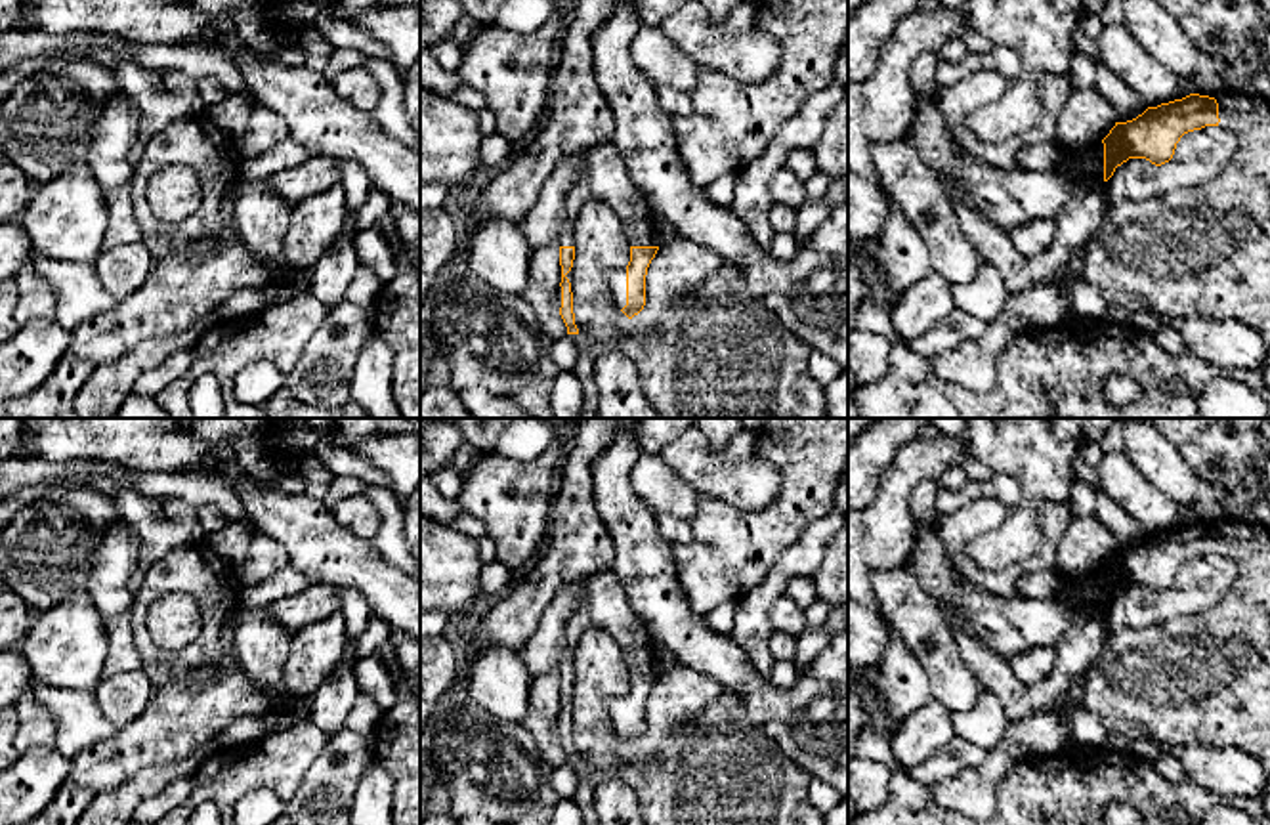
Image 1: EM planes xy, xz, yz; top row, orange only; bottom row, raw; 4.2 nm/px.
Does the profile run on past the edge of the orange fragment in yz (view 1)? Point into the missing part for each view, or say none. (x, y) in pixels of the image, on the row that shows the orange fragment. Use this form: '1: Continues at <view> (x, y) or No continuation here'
1: Continues at yz (1204, 251)

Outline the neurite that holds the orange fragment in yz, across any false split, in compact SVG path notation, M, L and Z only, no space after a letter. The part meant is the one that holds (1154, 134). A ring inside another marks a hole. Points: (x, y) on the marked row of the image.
M1224 88L1148 107L1132 120L1115 122L1104 139L1087 149L1068 151L1062 147L1056 170L1075 183L1094 181L1102 187L1129 159L1146 159L1155 166L1169 162L1180 138L1205 126L1218 126L1236 136L1238 151L1228 164L1197 185L1178 187L1146 201L1108 204L1102 223L1085 250L1079 279L1092 285L1108 304L1119 304L1131 313L1234 319L1257 330L1270 348L1270 101Z

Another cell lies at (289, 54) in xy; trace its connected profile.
M281 42L279 48L273 52L273 57L286 65L306 65L307 53L302 46Z

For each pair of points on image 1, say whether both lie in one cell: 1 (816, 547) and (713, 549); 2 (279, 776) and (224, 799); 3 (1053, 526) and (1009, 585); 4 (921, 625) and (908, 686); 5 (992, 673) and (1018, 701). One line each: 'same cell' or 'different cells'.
1: different cells
2: same cell
3: same cell
4: different cells
5: same cell

